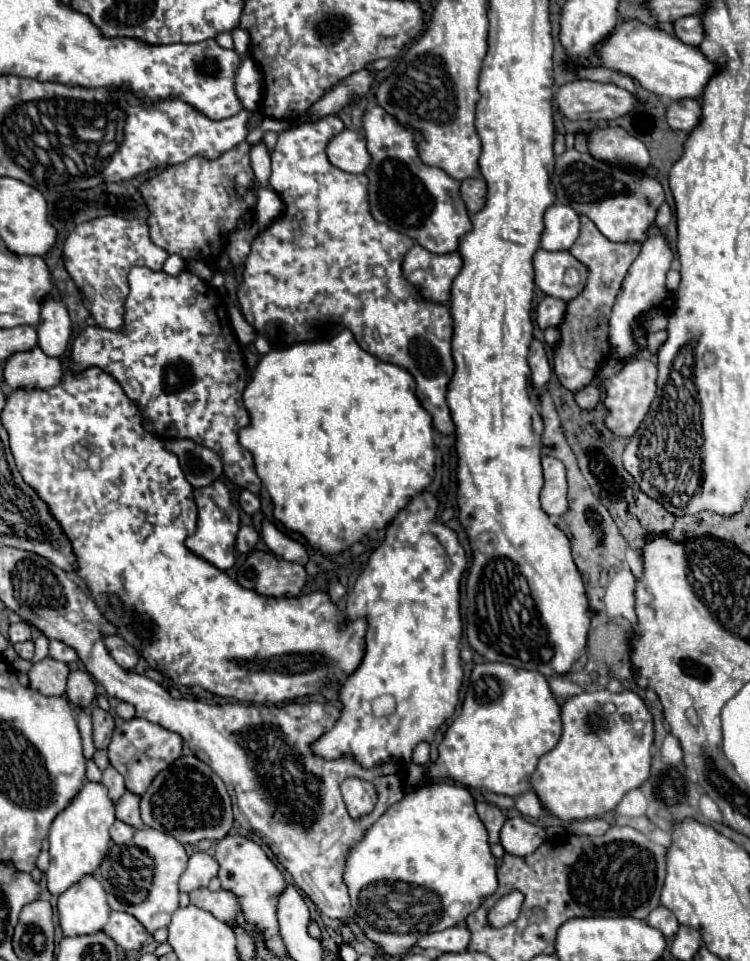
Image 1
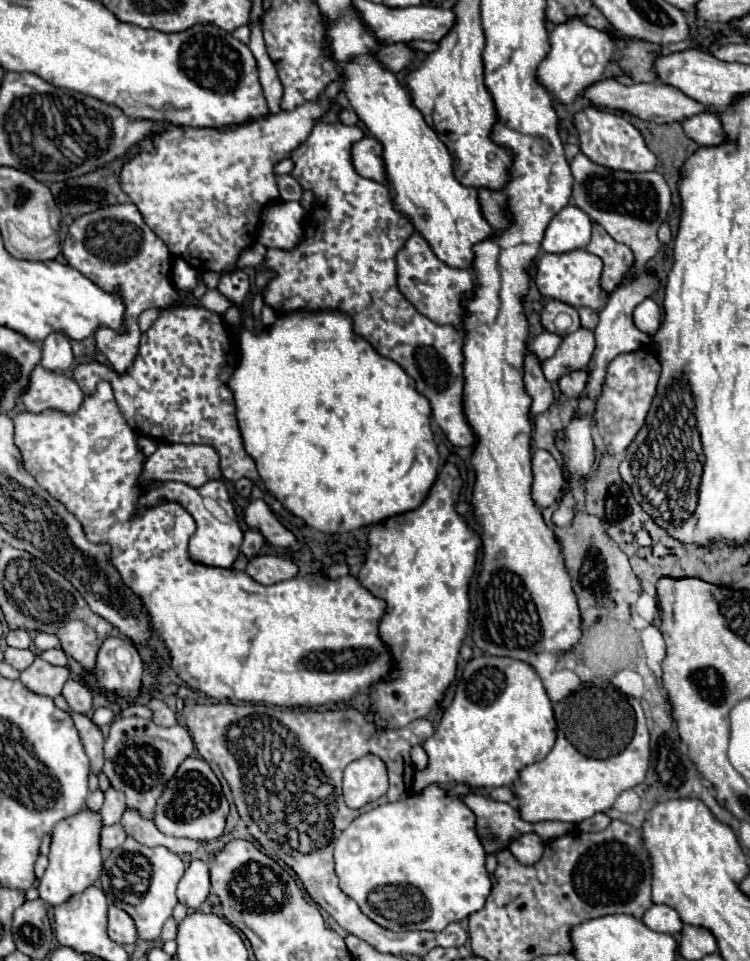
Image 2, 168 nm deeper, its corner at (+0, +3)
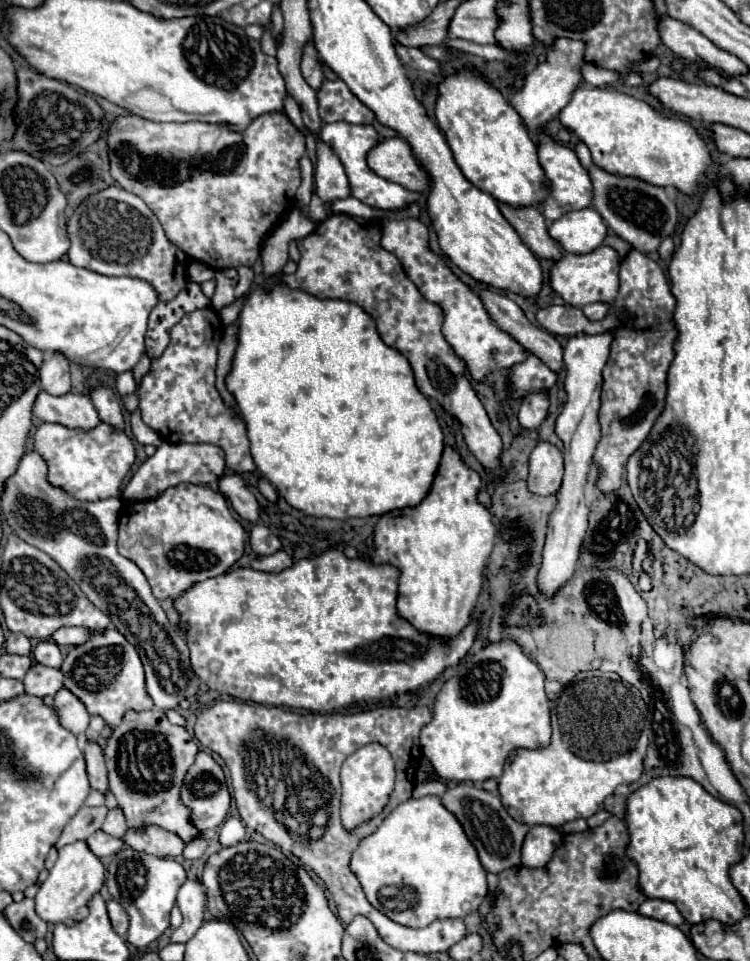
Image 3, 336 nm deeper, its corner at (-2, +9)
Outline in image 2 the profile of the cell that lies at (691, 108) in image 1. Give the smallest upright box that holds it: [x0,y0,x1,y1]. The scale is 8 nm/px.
[682,115,728,147]

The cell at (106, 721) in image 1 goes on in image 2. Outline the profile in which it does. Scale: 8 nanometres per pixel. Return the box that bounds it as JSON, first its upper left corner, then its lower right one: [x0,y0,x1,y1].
[72,715,104,775]

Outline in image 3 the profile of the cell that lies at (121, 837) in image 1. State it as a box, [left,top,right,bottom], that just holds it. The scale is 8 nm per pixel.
[86,831,124,857]

